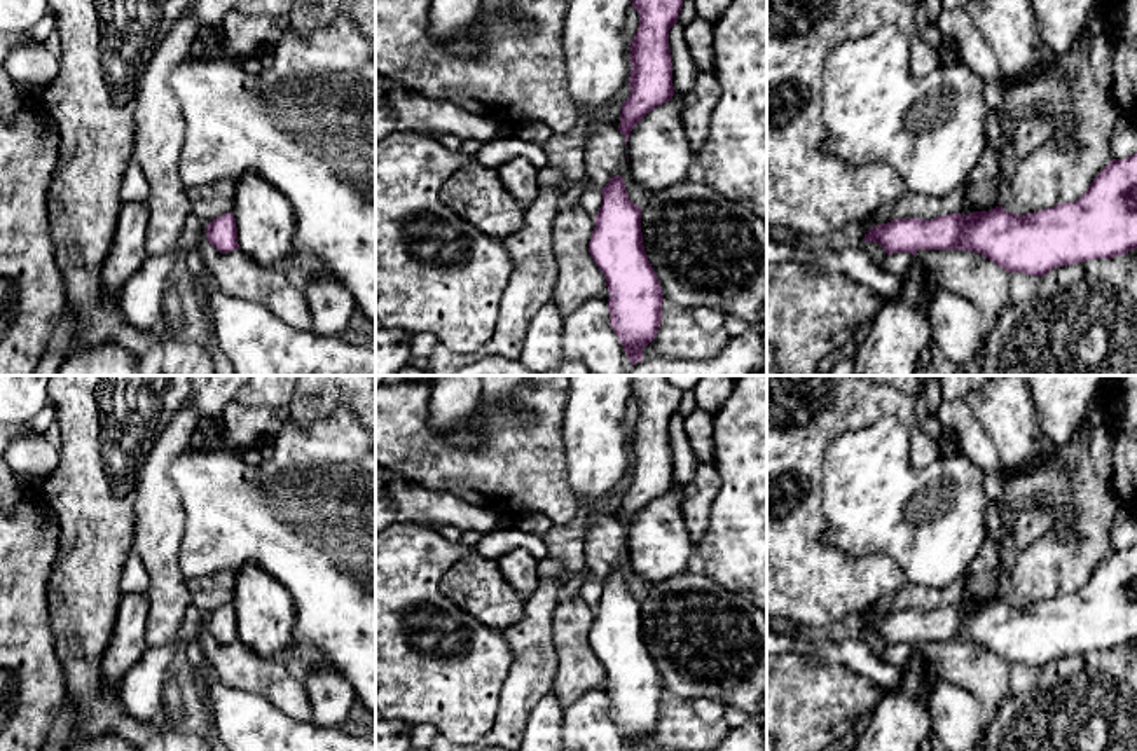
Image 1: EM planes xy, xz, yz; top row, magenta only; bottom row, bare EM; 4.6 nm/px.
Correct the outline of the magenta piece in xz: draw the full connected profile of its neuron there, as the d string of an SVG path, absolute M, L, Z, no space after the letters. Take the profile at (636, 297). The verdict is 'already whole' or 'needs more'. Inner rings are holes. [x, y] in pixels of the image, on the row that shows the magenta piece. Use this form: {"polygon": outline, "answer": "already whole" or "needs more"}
{"polygon": "M610 178L601 192L589 253L606 278L610 325L636 365L657 337L664 293L644 251L641 208L629 199L624 178Z", "answer": "already whole"}

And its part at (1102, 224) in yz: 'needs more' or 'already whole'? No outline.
already whole

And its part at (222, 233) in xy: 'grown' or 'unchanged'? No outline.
unchanged

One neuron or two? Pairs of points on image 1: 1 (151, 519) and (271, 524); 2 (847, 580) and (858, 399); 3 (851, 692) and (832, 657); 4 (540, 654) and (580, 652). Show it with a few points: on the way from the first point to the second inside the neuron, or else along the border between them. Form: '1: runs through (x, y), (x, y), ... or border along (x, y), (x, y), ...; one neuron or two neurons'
1: border along (172, 482), (184, 512), (180, 561); two neurons
2: runs through (809, 535), (813, 442); one neuron
3: border along (797, 655), (844, 666), (874, 685); two neurons
4: border along (554, 613), (556, 676), (551, 690); two neurons

